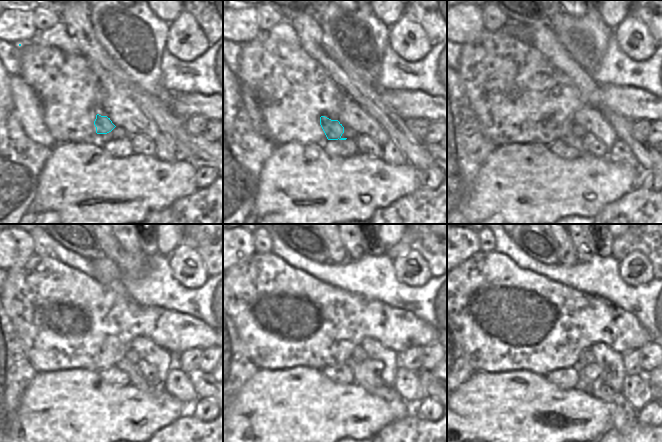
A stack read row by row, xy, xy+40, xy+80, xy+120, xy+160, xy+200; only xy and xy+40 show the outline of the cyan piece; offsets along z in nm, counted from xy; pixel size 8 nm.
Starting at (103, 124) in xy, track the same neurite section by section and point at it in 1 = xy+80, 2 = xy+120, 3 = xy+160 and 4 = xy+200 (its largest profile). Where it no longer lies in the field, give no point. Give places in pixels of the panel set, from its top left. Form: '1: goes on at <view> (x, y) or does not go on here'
1: goes on at xy+80 (569, 139)
2: goes on at xy+120 (130, 368)
3: goes on at xy+160 (399, 407)
4: goes on at xy+200 (624, 417)

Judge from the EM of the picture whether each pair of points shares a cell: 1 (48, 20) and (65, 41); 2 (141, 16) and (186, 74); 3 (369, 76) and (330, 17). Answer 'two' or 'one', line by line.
1: two
2: two
3: one

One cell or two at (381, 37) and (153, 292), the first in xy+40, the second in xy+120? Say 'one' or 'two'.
two

